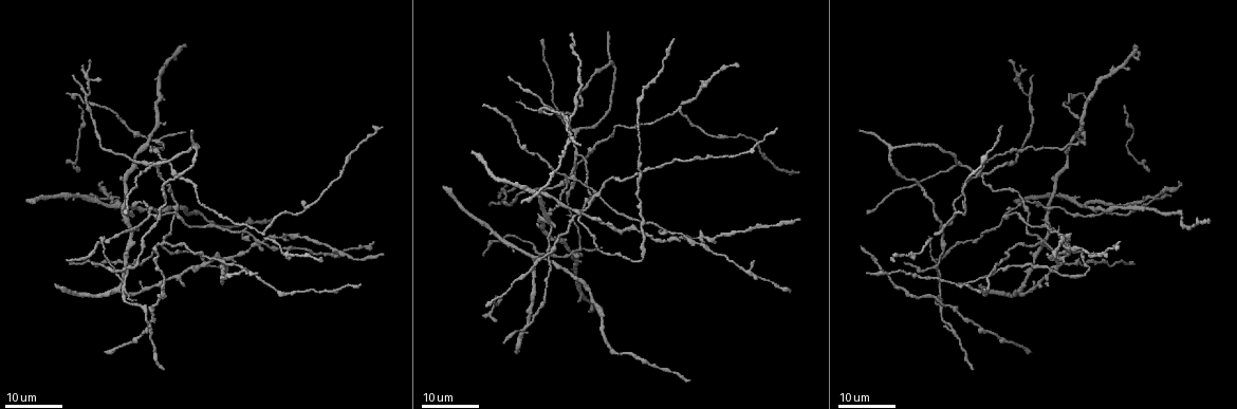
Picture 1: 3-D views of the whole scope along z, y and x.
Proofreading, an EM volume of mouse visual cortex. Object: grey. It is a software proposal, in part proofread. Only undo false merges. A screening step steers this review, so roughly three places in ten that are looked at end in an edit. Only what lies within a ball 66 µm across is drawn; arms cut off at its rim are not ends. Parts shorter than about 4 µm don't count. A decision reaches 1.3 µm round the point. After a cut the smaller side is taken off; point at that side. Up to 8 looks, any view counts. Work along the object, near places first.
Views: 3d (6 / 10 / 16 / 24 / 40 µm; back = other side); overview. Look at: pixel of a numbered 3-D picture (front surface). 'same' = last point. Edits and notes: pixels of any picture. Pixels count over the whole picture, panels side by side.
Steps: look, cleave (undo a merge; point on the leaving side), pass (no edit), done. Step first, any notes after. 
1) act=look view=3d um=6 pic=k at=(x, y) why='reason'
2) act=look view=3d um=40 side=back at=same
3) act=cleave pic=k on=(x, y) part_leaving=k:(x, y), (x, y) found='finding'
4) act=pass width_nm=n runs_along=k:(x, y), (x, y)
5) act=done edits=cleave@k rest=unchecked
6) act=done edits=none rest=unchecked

act=look view=3d um=16 pic=1 at=(682, 239) why='looks like a crossing'

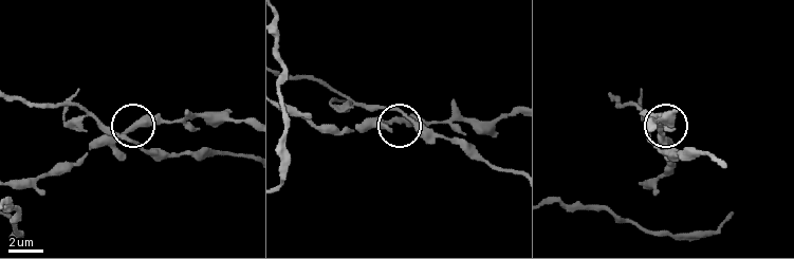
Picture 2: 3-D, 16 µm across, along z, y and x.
act=look view=3d um=10 pic=2 at=(131, 127) why='zoom in'

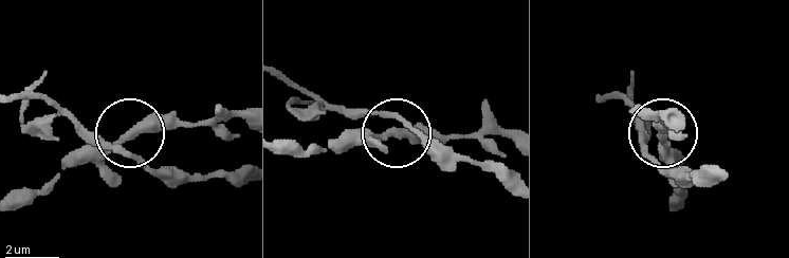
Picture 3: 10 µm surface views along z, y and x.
act=pass runs_along=3:(19, 205), (68, 167), (102, 158), (129, 132), (215, 124) found='all the same neuron'

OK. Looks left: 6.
act=look view=3d um=24 pic=1 at=(176, 212) why='thin arm on a thick one'

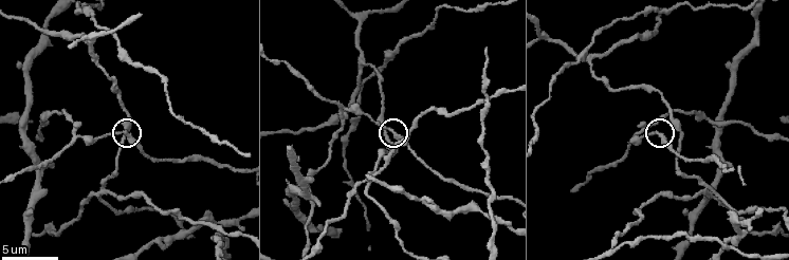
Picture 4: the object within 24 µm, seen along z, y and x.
act=look view=3d um=10 pic=4 at=(128, 136)

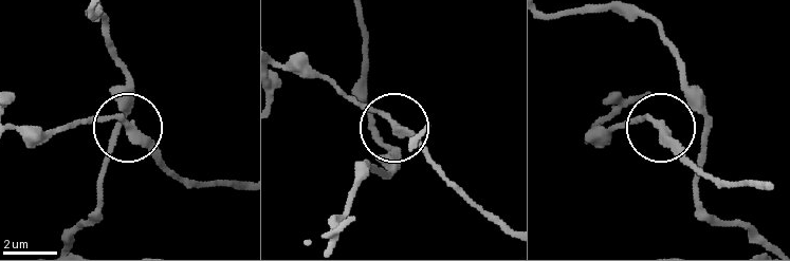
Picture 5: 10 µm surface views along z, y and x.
act=look view=3d um=10 side=back pic=5 at=(398, 128)

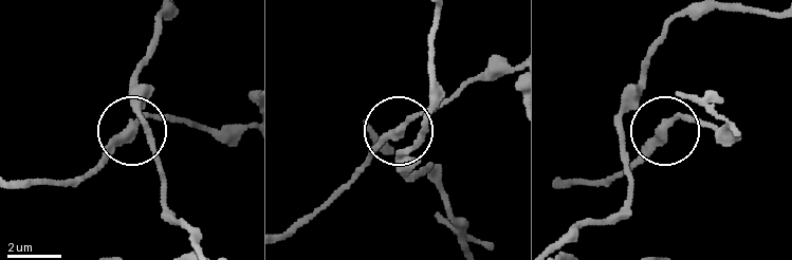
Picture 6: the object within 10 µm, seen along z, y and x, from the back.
act=pass width_nm=230 runs_along=6:(555, 179), (619, 173), (681, 117), (699, 117) found='all the same neuron'

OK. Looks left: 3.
act=look view=3d um=16 pic=4 at=(374, 175) why='two arms in line, one across'

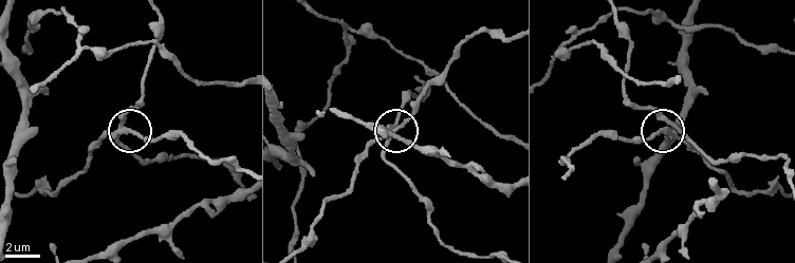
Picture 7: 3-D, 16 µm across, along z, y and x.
act=pass side_arm_um=45 runs_along=7:(245, 80), (193, 79), (160, 35), (124, 118), (159, 141) found='all the same neuron'

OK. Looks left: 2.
act=look view=3d um=10 pic=4 at=(341, 107) why='three-way junction'

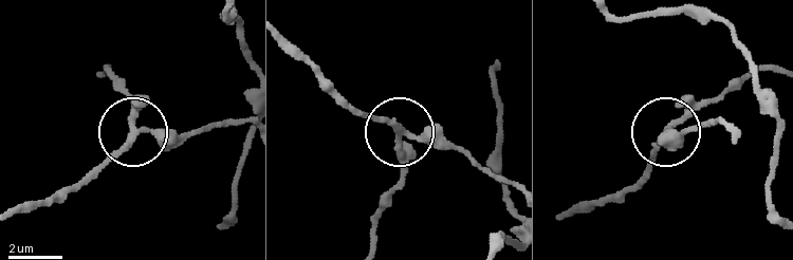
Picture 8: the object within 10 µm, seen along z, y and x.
act=pass width_nm=220 runs_along=8:(249, 122), (215, 122), (187, 135), (140, 130), (87, 181) found='continuous, no second neuron'

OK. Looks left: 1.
act=done edits=none rest=unchecked

